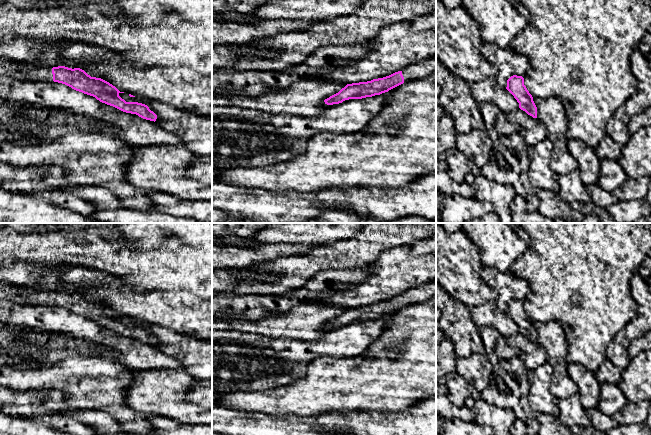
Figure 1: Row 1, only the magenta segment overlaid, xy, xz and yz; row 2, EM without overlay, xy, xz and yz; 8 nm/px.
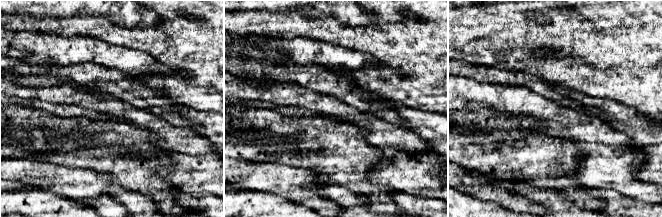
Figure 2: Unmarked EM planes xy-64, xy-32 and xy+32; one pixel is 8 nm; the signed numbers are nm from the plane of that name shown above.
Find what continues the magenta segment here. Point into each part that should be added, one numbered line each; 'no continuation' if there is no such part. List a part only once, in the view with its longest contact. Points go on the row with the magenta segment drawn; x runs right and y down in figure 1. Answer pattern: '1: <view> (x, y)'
1: xy (21, 71)
2: xz (416, 71)

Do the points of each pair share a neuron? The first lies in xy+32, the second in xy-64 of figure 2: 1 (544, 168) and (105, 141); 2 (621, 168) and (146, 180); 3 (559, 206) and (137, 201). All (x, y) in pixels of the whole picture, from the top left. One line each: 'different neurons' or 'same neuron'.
1: same neuron
2: different neurons
3: same neuron

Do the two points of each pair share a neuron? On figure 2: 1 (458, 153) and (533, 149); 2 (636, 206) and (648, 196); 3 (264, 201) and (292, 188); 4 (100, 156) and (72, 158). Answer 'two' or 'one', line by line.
1: one
2: two
3: two
4: one

